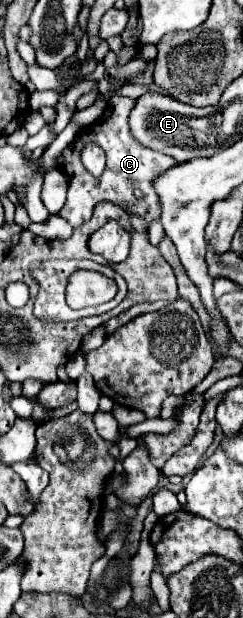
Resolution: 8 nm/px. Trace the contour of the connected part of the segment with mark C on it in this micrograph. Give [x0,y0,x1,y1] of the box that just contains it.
[57,96,179,228]

